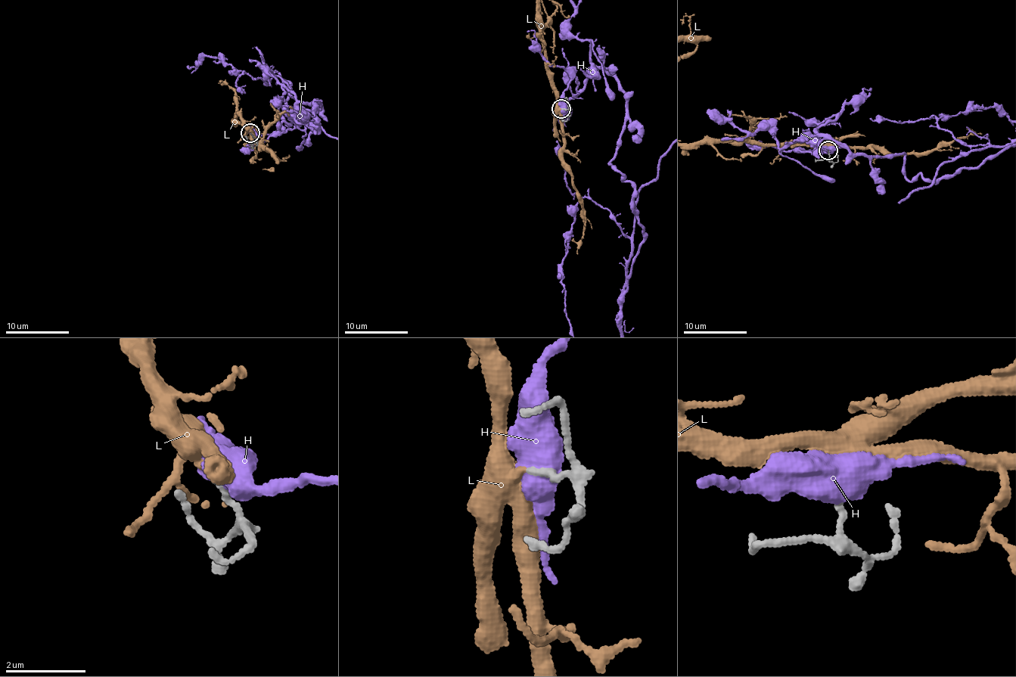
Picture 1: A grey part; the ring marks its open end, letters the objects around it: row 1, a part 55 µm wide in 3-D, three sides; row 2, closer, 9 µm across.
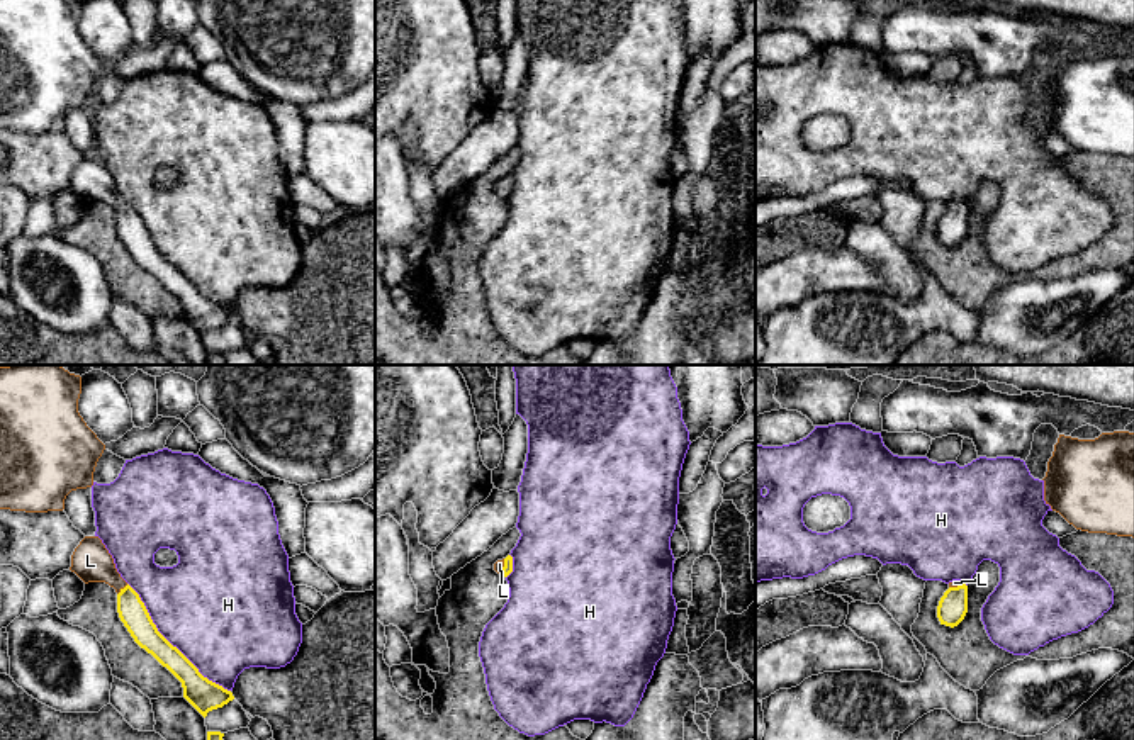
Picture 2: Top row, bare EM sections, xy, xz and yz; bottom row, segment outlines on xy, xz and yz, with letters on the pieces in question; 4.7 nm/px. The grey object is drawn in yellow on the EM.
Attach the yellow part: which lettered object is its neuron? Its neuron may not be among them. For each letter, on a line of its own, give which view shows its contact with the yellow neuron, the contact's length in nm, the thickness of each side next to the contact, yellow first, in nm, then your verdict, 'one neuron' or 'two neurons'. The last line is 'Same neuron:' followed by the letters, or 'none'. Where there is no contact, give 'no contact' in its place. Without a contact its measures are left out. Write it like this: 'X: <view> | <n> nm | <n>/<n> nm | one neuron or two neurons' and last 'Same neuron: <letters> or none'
H: xy | 700 nm | 140/480 nm | two neurons
L: xy | 80 nm | 140/190 nm | one neuron
Same neuron: L

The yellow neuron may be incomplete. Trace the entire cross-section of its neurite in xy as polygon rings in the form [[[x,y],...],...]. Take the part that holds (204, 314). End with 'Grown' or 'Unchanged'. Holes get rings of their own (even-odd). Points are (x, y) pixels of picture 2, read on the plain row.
[[[85,156],[71,175],[71,192],[85,204],[105,202],[117,212],[117,233],[134,261],[166,287],[183,307],[183,317],[205,338],[234,319],[233,312],[204,297],[153,243],[139,214],[121,197],[98,156]]]. Grown

